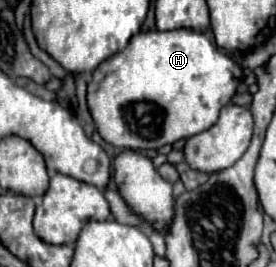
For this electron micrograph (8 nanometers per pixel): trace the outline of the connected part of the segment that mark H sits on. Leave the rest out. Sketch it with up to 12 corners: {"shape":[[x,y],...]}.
{"shape":[[193,29],[133,35],[93,71],[99,135],[209,129],[241,67]]}

